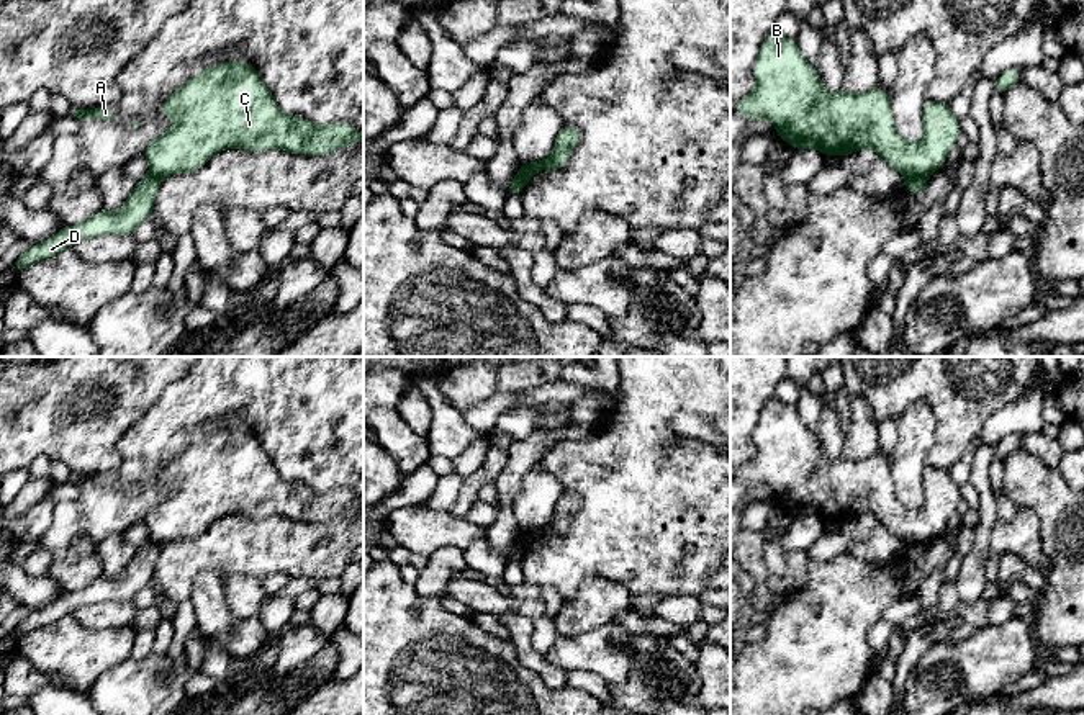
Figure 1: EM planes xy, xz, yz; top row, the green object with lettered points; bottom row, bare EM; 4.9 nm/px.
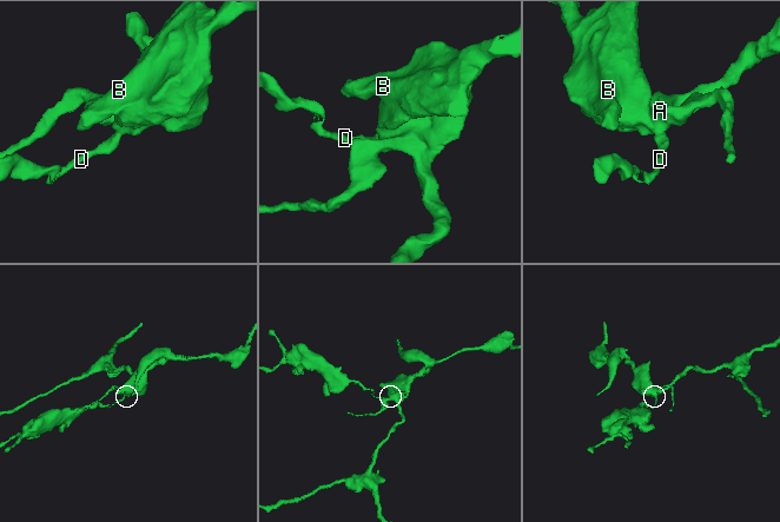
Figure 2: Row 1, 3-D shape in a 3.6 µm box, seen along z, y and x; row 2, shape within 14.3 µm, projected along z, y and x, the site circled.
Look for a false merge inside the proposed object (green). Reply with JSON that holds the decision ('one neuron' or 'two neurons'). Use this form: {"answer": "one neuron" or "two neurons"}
{"answer": "two neurons"}

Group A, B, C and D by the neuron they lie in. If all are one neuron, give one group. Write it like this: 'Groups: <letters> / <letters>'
Groups: A B C / D

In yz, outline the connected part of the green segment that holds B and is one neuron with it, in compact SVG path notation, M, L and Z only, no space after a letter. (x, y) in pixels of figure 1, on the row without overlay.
M771 398L753 432L757 453L737 479L745 486L770 486L776 504L793 515L815 515L822 522L847 524L873 515L906 546L928 543L942 535L961 501L948 470L927 465L925 502L910 509L896 496L891 465L879 448L861 461L838 455L827 460L819 435L799 417L796 406Z

